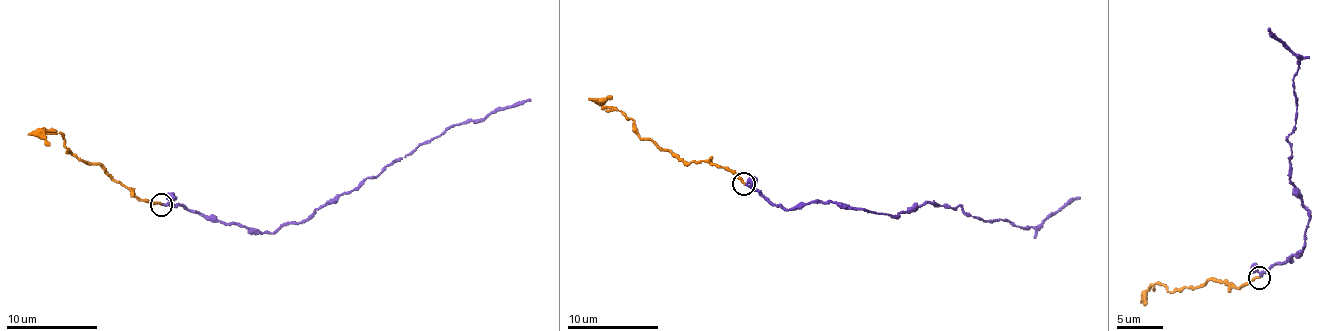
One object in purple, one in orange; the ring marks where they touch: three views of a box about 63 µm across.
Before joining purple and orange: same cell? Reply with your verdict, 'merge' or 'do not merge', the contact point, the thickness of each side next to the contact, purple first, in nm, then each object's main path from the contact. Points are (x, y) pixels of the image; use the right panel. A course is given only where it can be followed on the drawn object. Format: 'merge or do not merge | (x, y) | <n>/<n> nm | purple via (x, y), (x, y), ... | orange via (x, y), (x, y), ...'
merge | (1259, 277) | 140/180 nm | purple via (1260, 276), (1304, 247), (1309, 216), (1290, 178), (1287, 139), (1299, 60), (1268, 28) | orange via (1259, 277), (1239, 288), (1211, 279), (1195, 288), (1170, 291), (1154, 284), (1141, 302)

